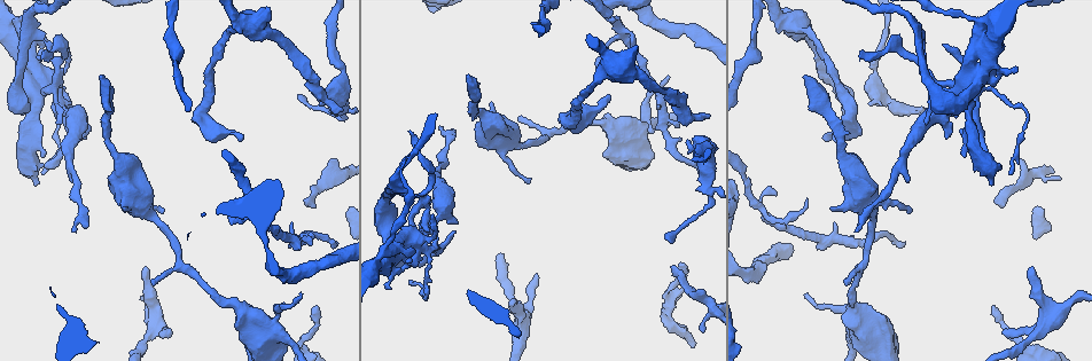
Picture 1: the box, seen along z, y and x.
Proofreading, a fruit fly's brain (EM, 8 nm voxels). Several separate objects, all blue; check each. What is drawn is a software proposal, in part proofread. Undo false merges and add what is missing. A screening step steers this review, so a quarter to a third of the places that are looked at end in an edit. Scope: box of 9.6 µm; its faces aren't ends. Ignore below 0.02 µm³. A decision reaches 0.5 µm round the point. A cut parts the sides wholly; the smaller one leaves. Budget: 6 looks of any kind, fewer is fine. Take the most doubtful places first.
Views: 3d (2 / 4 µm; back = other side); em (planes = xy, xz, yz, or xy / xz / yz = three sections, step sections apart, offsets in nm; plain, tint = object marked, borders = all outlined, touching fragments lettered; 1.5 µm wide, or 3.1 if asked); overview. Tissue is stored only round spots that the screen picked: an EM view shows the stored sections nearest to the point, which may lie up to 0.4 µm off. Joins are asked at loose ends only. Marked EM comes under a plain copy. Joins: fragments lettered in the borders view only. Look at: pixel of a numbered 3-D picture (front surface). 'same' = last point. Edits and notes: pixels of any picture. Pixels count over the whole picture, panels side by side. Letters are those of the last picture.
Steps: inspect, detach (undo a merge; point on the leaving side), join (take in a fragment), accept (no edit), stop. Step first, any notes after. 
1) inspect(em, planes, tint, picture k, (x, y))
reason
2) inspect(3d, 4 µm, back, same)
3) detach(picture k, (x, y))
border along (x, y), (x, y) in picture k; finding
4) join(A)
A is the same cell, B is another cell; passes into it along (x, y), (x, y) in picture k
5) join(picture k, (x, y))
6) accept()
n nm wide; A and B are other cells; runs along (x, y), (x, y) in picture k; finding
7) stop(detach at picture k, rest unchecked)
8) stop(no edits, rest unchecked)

inspect(em, xy, step 4, borders, picture 1, (298, 95))
thin end

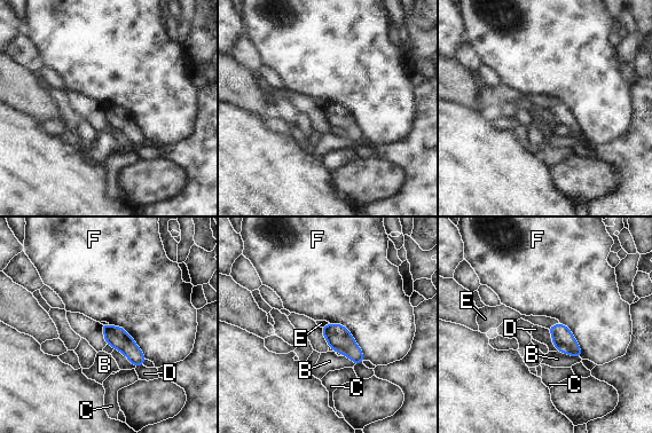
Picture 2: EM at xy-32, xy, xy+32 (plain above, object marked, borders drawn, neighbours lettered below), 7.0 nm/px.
accept()
B, C, D, E and F are other cells; border along (559, 323), (555, 323), (548, 329) in picture 2; no lettered fragment goes on from it

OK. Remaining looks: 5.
inspect(3d, 2 µm, picture 1, (993, 200))
an open end

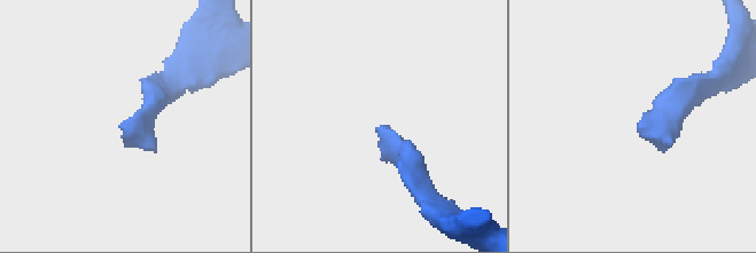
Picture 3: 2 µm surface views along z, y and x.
inspect(em, planes, tint, picture 3, (124, 121))

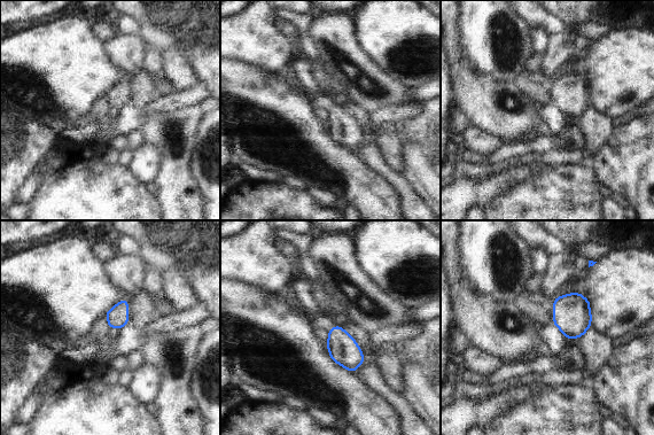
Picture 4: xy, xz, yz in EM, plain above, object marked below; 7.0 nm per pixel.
inspect(em, planes, borders, same)
what lies round it

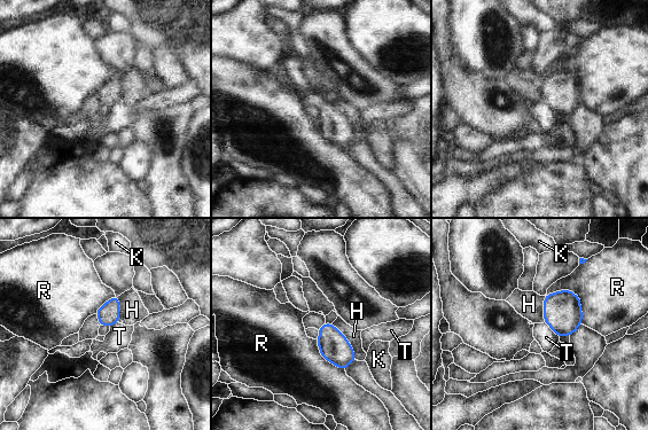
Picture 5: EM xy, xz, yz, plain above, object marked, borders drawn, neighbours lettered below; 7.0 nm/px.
accept()
H, K, R and T are other cells; no lettered fragment goes on from it

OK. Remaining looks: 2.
inspect(em, planes, borders, picture 1, (847, 281))
an open end

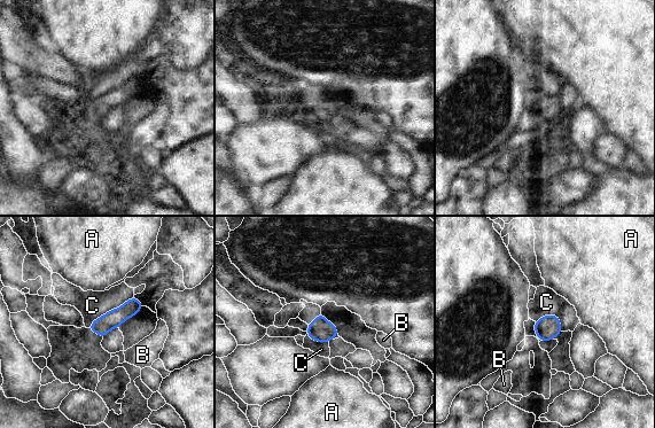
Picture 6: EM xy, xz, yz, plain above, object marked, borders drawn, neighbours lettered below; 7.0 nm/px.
accept()
A, B and C are other cells; border along (133, 296), (96, 318), (87, 327) in picture 6; none of them fits

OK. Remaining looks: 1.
stop(no edits, rest unchecked)

